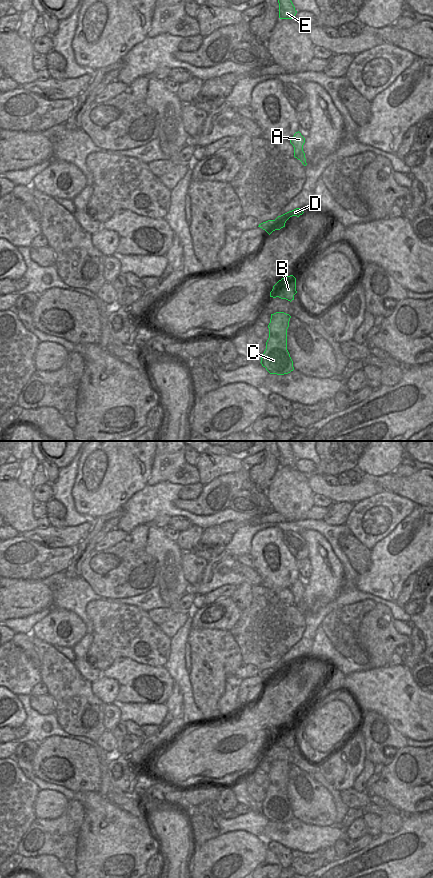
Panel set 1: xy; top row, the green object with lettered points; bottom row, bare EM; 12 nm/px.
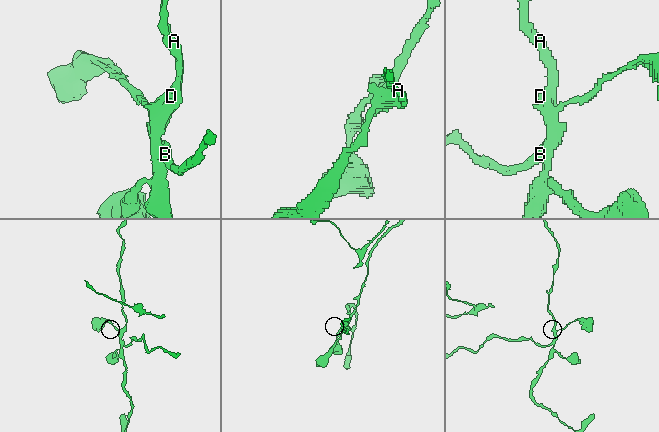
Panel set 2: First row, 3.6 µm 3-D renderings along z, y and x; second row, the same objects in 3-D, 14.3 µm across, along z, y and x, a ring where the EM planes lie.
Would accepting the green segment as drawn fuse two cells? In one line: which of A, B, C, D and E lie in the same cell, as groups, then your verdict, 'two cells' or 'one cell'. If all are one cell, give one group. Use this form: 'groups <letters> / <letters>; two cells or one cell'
groups A C D E / B; two cells

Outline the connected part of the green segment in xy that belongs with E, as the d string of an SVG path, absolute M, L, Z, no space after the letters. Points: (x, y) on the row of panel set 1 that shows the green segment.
M278 0L278 3L280 19L295 19L297 11L291 0Z

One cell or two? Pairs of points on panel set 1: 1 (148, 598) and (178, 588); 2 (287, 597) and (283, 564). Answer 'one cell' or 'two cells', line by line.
1: two cells
2: two cells

